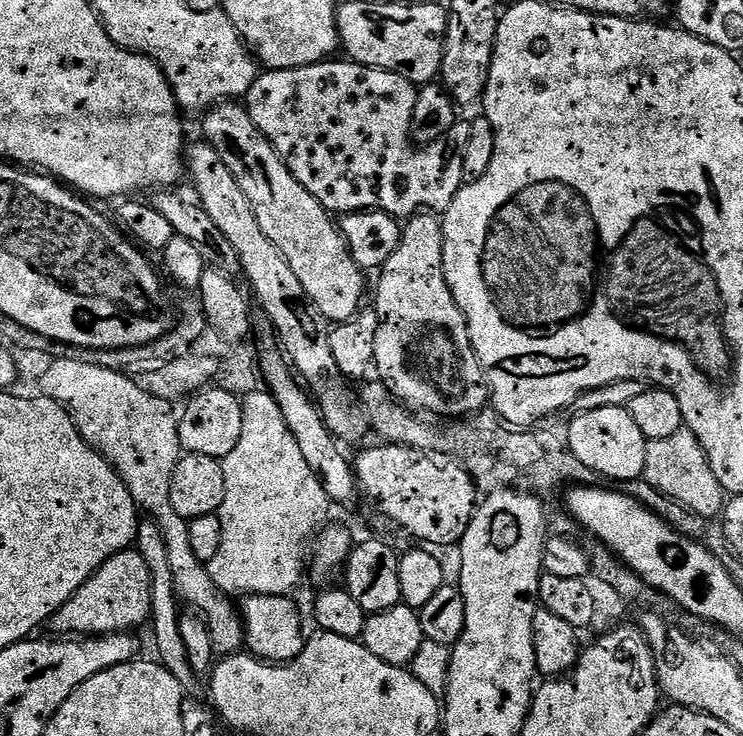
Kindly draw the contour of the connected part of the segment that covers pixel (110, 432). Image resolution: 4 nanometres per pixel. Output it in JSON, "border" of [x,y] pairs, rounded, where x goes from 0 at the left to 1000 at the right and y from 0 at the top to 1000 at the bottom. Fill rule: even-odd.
{"border":[[[78,488],[69,493],[54,516],[52,531],[92,558],[92,567],[114,601],[155,636],[183,678],[184,692],[194,694],[195,690],[199,694],[195,697],[218,720],[238,811],[275,838],[287,882],[296,889],[322,887],[331,875],[324,827],[312,822],[314,811],[308,806],[288,796],[277,768],[261,758],[253,708],[229,688],[229,655],[245,618],[242,579],[238,561],[231,561],[233,550],[197,534],[164,507],[121,497],[120,493]]]}

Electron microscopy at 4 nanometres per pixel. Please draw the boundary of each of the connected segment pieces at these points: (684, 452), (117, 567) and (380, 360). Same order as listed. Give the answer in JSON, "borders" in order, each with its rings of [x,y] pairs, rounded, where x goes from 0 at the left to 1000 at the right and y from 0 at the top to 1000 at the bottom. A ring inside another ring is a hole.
{"borders":[[[[925,580],[915,582],[900,595],[873,599],[865,648],[890,670],[923,686],[937,698],[965,705],[973,697],[977,683],[974,663],[956,637],[953,620],[938,592]]],[[[182,747],[160,750],[143,762],[104,804],[92,814],[70,836],[67,853],[75,861],[101,861],[109,864],[153,864],[157,859],[176,860],[178,853],[187,848],[198,849],[205,834],[205,792],[202,791],[202,773],[197,770],[197,758]]],[[[561,291],[553,295],[542,306],[536,340],[530,340],[530,345],[525,345],[525,351],[518,356],[517,363],[510,365],[509,375],[511,375],[511,382],[506,386],[503,417],[513,438],[509,443],[509,459],[503,465],[503,481],[506,482],[505,504],[509,507],[509,511],[511,505],[510,515],[522,526],[522,531],[528,534],[532,542],[537,543],[540,549],[550,556],[564,557],[567,561],[583,560],[587,568],[629,568],[639,561],[653,558],[659,539],[657,523],[651,520],[651,504],[641,485],[627,432],[622,427],[619,417],[611,410],[608,395],[598,376],[598,307],[594,295],[587,291]]]]}

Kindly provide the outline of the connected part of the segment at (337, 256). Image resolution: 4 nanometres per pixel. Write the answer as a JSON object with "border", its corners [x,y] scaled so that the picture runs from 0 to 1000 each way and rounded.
{"border":[[[327,140],[293,141],[289,147],[283,147],[273,154],[272,163],[275,163],[273,189],[284,201],[293,204],[293,215],[304,220],[304,231],[315,236],[320,253],[326,253],[326,264],[336,269],[336,280],[342,280],[342,296],[347,296],[347,307],[353,307],[353,318],[358,318],[358,323],[363,323],[363,329],[374,334],[380,351],[390,356],[390,367],[396,367],[401,383],[406,383],[406,394],[412,394],[423,416],[428,416],[428,421],[443,438],[472,435],[491,412],[490,375],[493,370],[482,361],[482,356],[476,356],[468,330],[464,329],[448,289],[437,285],[433,274],[428,274],[428,269],[423,269],[423,264],[417,264],[417,258],[412,258],[412,253],[406,253],[406,247],[401,247],[401,242],[390,236],[385,220],[380,220],[380,215],[362,190],[355,186],[353,177],[342,171],[334,148]]]}

